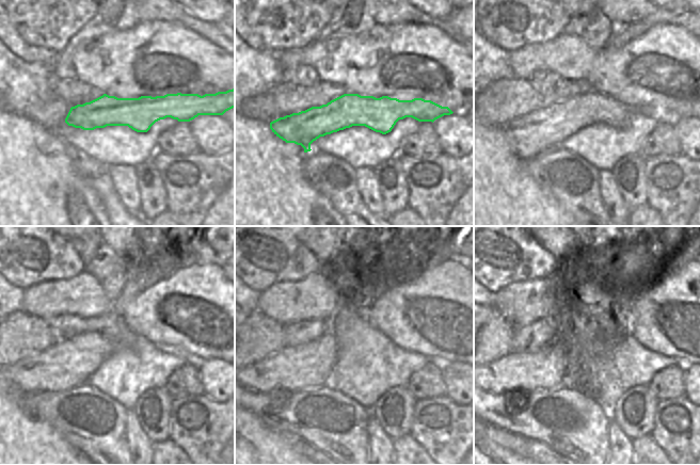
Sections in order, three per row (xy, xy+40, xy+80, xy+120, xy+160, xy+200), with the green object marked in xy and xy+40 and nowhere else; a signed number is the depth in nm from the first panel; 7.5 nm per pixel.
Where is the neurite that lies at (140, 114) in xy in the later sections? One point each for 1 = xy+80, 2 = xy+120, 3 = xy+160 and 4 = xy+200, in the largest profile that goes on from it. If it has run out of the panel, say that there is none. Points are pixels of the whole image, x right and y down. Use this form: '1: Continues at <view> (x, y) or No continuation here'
1: Continues at xy+80 (533, 133)
2: Continues at xy+120 (65, 365)
3: Continues at xy+160 (306, 367)
4: Continues at xy+200 (544, 370)

